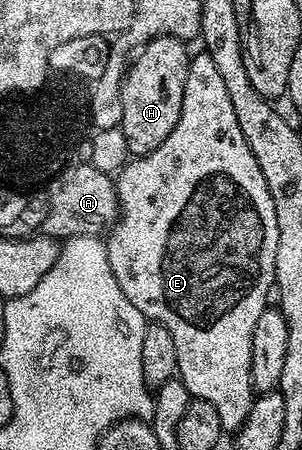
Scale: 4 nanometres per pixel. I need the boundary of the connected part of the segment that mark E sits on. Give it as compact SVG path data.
M206 53L193 54L188 60L186 85L182 113L178 117L178 125L174 125L174 133L158 145L148 155L129 158L115 176L116 202L118 218L106 235L106 246L110 257L110 269L114 269L114 281L118 281L118 289L126 293L126 301L144 315L145 320L166 325L170 337L174 337L174 346L178 348L178 378L184 383L191 398L204 399L216 407L221 426L228 433L235 433L246 421L252 408L254 392L250 381L250 341L254 341L254 324L262 317L264 308L269 306L268 292L273 290L276 282L276 258L278 257L278 213L274 213L274 197L266 185L266 177L246 141L242 137L242 125L238 125L238 116L234 113L234 104L230 102L230 93L222 81L214 60Z

